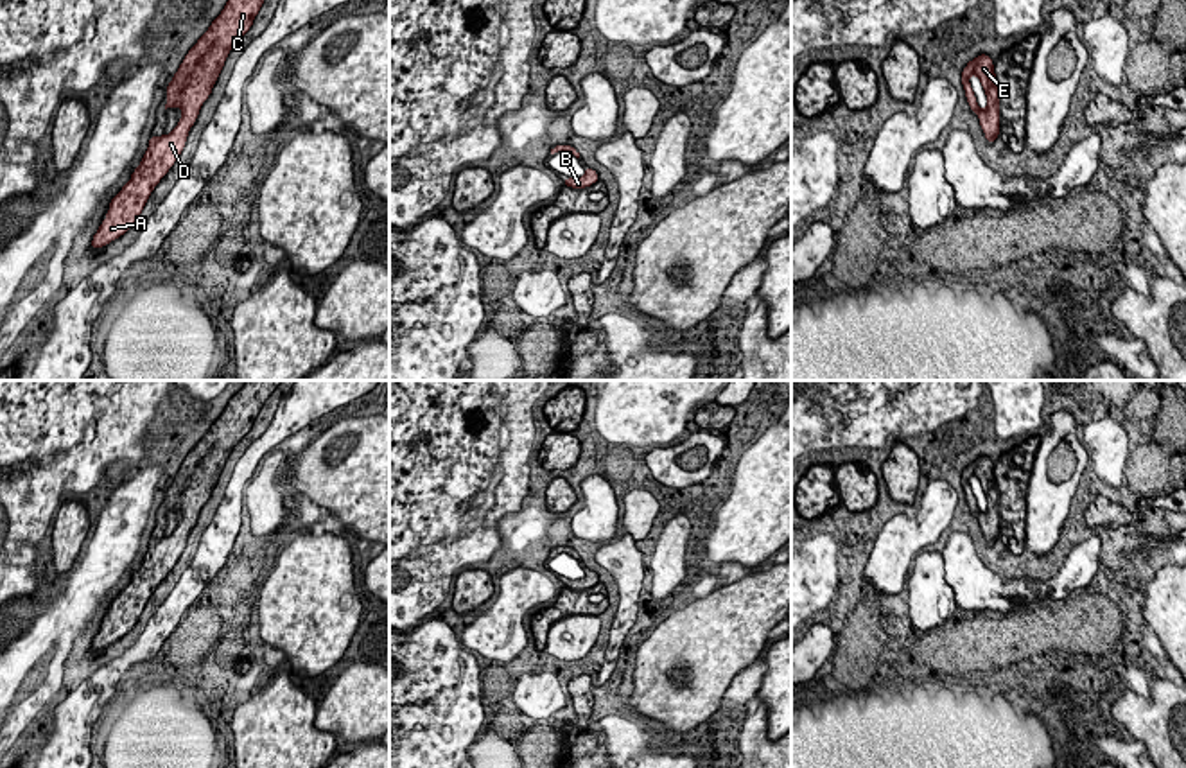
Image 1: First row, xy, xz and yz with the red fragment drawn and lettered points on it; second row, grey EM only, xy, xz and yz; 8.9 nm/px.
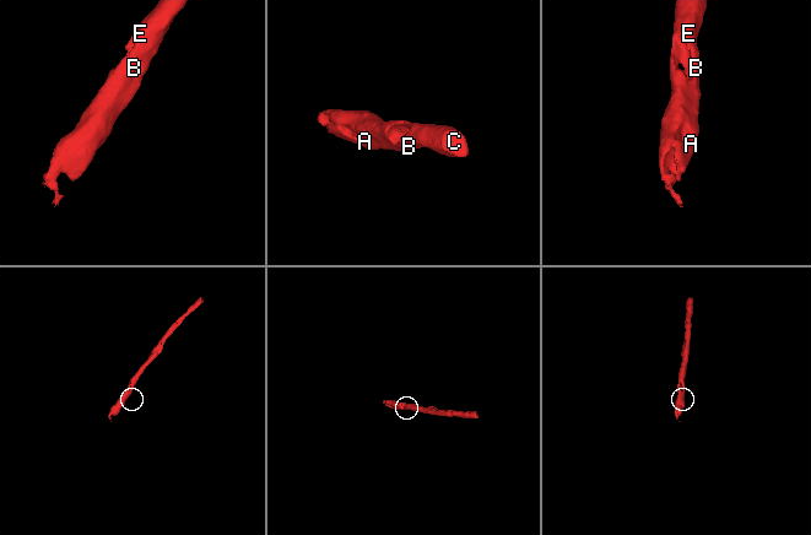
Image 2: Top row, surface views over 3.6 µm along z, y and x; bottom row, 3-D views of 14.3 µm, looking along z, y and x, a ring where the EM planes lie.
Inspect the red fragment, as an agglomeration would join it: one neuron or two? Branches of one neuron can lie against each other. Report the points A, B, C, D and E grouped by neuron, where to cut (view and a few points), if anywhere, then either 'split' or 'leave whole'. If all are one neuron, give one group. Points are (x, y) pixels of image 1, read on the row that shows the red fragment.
groups A B C D E; cut none; leave whole

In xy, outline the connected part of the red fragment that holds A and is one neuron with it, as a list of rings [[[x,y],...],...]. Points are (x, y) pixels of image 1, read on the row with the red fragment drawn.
[[[228,0],[208,31],[188,50],[167,84],[167,108],[179,108],[178,126],[161,136],[151,136],[149,147],[131,179],[109,201],[106,219],[92,239],[92,249],[122,237],[140,217],[151,192],[181,154],[203,102],[224,66],[233,45],[251,29],[264,0]]]

